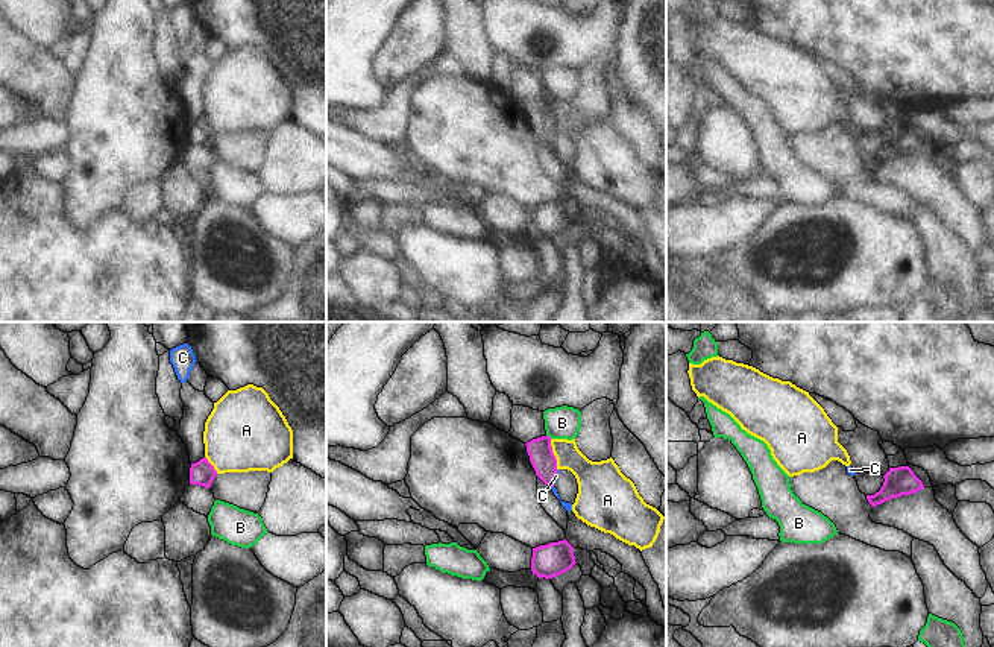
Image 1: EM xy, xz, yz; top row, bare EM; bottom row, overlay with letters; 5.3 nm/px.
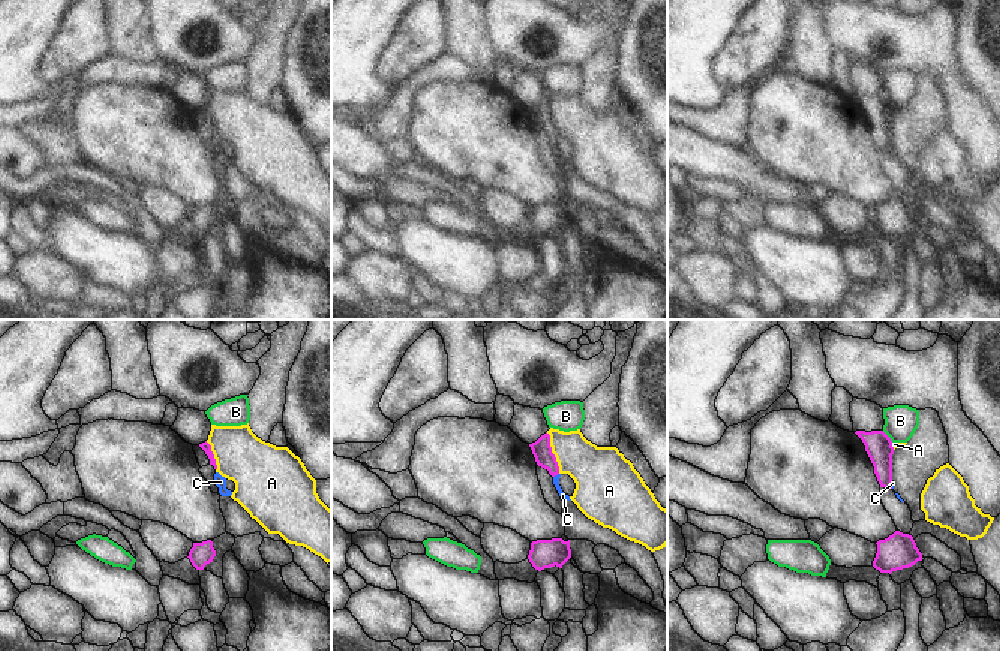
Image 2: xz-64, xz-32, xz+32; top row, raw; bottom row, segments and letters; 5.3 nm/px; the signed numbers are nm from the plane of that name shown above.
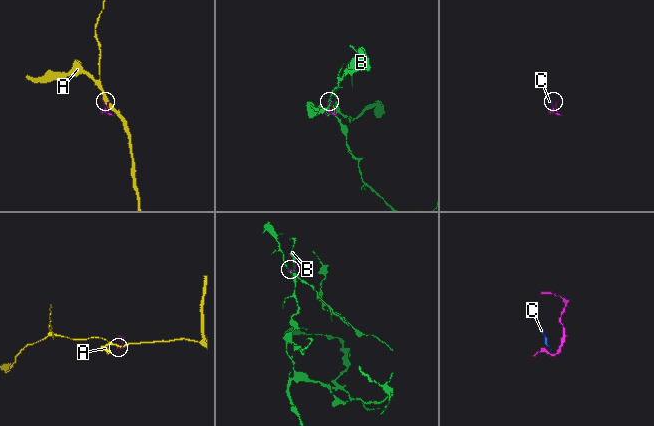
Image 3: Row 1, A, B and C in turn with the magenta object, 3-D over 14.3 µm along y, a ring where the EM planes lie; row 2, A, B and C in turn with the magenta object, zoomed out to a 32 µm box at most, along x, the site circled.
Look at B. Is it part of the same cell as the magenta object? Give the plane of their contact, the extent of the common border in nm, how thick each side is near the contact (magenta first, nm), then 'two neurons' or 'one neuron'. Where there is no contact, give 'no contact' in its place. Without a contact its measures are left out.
meets magenta in xz; contact 40 nm long; 130 nm thick on the magenta side, 180 nm on the other; two neurons

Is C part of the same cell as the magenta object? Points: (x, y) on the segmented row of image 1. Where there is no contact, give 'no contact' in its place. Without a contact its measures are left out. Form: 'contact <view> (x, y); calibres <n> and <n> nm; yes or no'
contact xz (553, 479); calibres 130 and 20 nm; no

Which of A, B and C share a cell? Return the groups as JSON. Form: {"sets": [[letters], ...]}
{"sets": [["A"], ["B"], ["C"]]}

